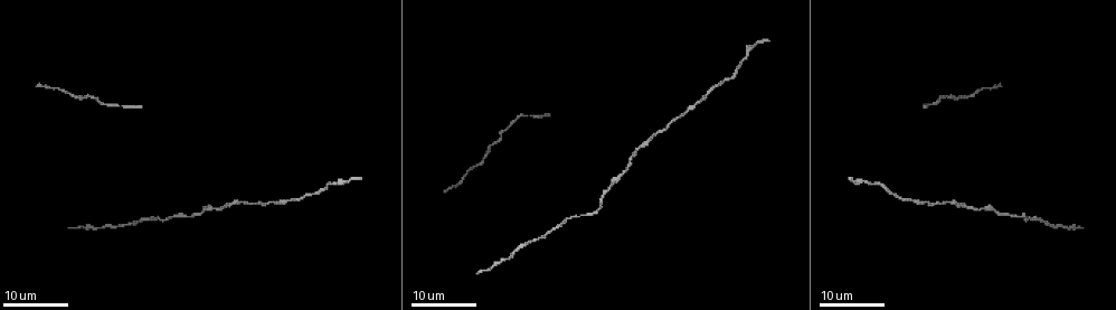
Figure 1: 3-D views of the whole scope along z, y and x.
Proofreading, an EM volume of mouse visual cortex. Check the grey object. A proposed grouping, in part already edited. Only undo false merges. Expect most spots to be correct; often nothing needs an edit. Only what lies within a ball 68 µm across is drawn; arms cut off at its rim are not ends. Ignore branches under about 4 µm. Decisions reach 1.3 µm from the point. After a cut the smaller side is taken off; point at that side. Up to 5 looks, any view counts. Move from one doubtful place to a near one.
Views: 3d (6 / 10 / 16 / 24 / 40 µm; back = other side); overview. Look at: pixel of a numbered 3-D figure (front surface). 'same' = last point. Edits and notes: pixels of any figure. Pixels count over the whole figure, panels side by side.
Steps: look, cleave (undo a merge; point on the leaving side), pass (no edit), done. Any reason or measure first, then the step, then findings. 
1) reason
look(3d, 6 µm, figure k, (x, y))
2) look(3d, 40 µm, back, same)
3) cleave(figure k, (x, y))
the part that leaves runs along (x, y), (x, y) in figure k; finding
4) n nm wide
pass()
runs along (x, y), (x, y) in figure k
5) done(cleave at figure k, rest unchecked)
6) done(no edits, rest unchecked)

look(3d, 16 µm, figure 1, (961, 205))

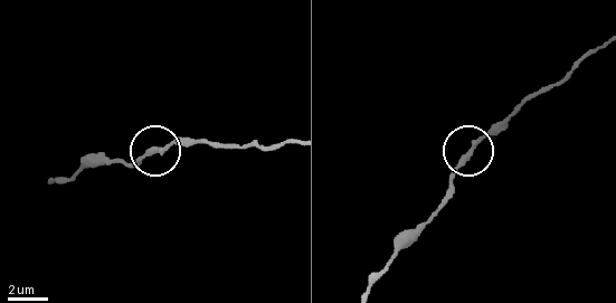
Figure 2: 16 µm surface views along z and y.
look(3d, 10 µm, figure 2, (469, 155))

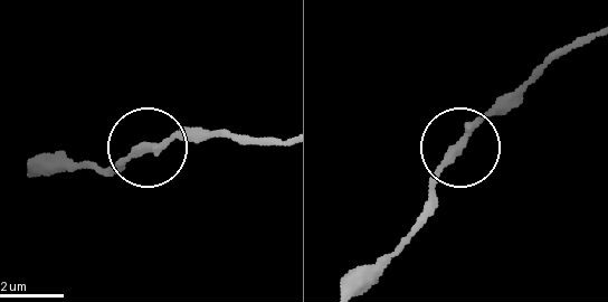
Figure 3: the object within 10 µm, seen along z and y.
pass()
runs along (457, 142), (426, 201) in figure 3; one neuron here

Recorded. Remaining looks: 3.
thick turns thin
look(3d, 24 µm, figure 1, (536, 118))

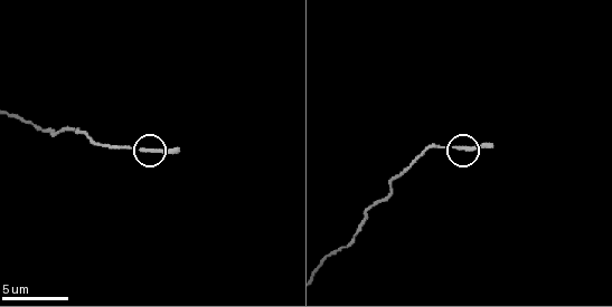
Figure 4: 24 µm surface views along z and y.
look(3d, 10 µm, figure 4, (462, 150))

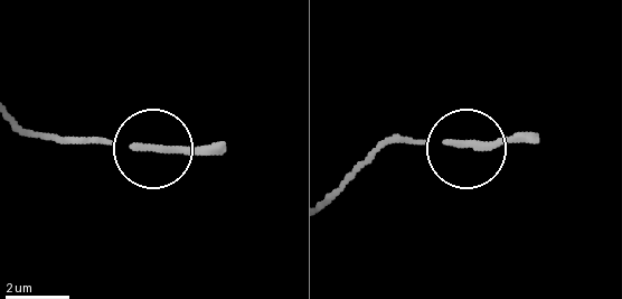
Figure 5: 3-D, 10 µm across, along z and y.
200 nm wide
pass()
all the same neuron

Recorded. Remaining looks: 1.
done(no edits, rest unchecked)

